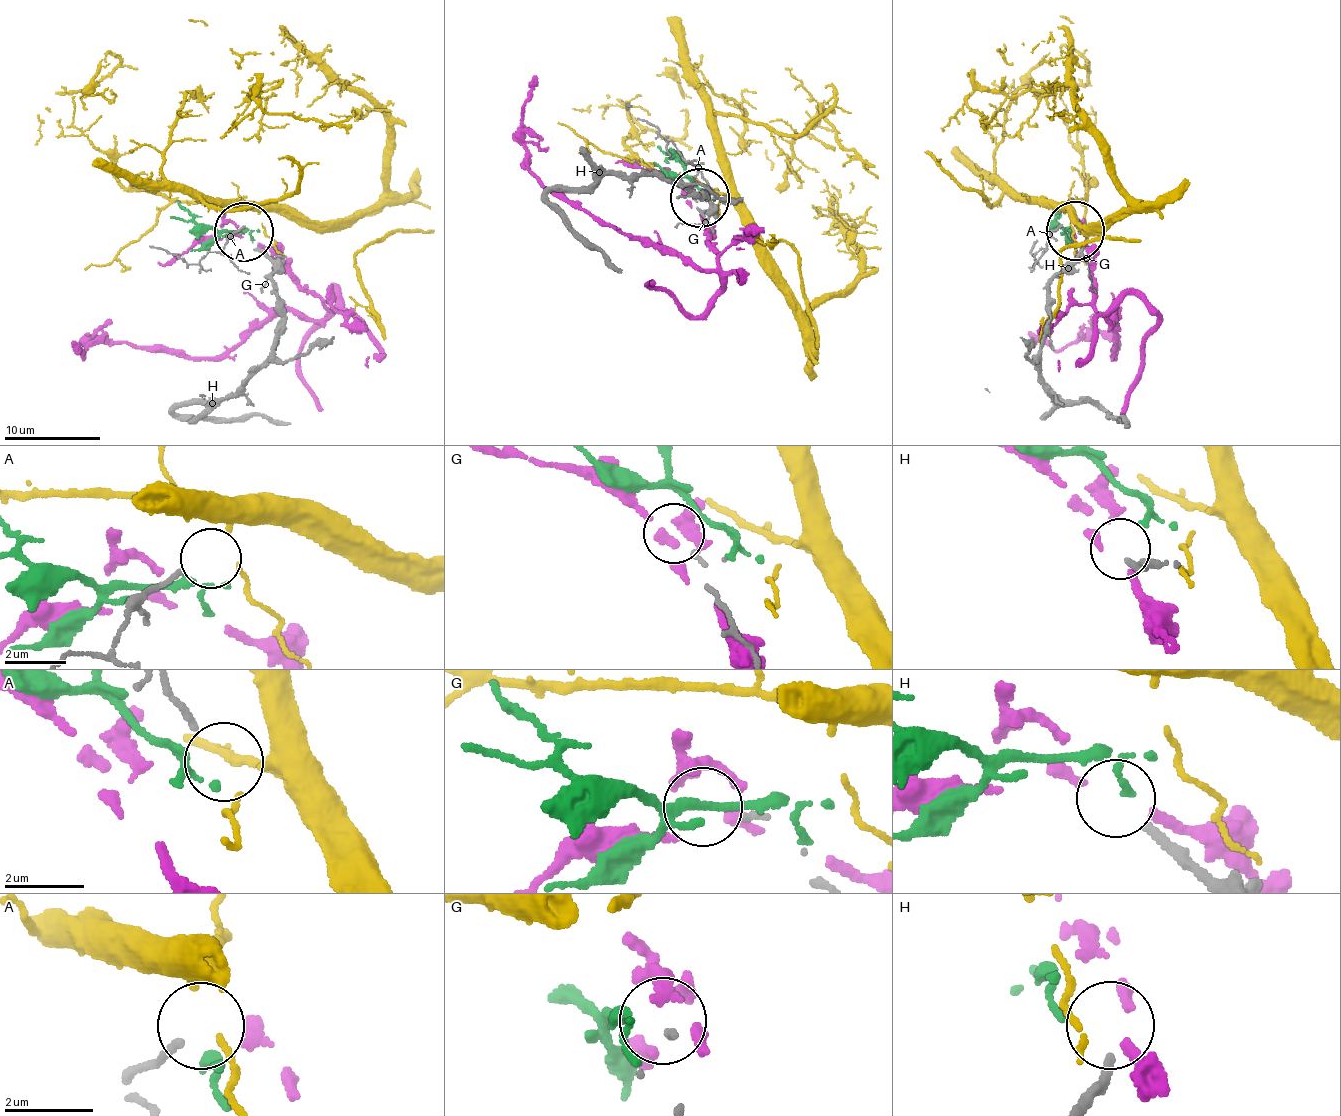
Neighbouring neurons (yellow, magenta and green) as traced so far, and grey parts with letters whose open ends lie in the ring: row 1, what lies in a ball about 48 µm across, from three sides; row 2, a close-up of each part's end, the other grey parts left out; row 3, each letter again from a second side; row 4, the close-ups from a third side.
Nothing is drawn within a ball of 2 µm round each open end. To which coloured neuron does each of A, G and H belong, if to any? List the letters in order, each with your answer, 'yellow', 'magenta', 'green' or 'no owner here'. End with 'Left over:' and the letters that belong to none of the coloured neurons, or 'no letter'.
A: yellow
G: no owner here
H: no owner here
Left over: G, H

